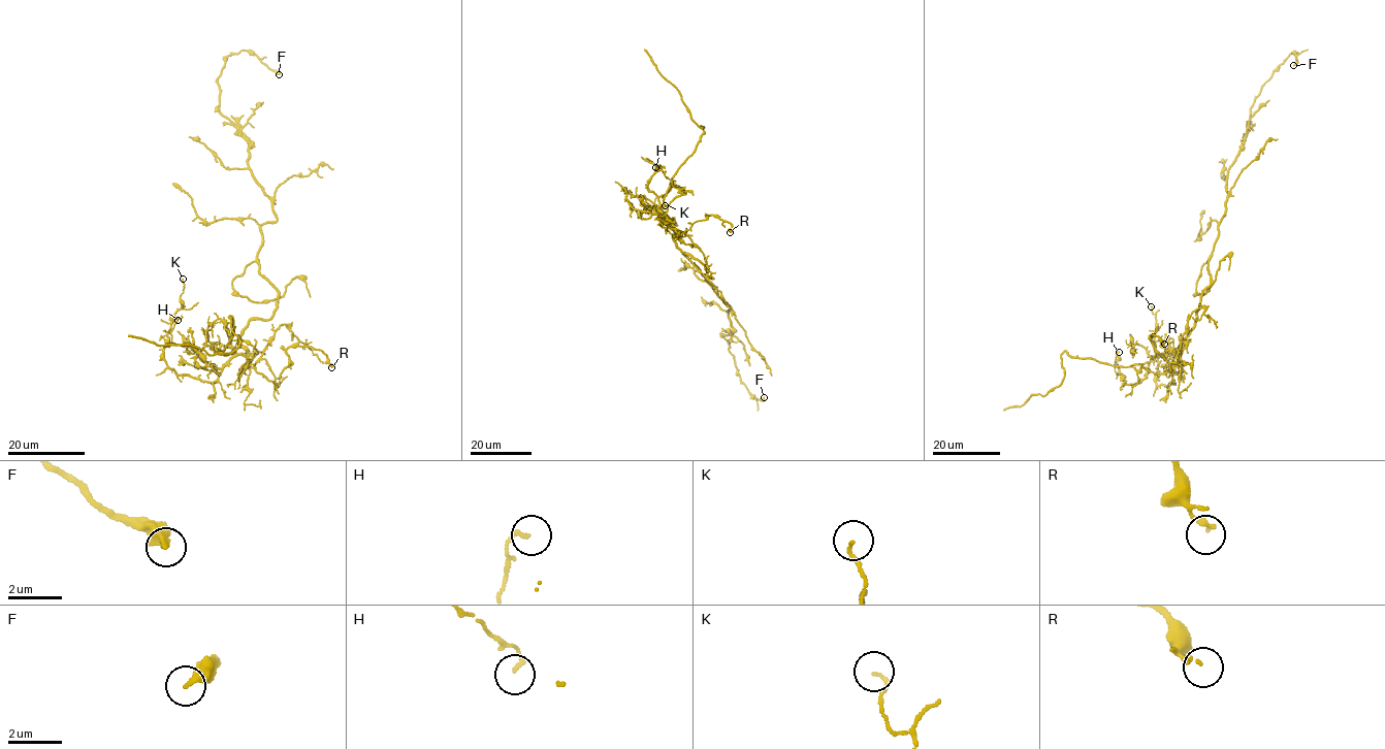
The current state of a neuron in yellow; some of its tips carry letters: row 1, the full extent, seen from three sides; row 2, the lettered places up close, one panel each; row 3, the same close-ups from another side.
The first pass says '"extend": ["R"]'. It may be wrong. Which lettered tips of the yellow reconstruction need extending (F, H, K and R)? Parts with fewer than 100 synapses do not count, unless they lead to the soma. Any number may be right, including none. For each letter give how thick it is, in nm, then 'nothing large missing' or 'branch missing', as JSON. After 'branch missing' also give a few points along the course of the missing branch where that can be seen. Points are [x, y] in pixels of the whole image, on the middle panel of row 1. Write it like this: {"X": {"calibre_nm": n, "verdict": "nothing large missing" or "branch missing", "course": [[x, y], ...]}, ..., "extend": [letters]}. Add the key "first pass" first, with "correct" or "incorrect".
{"first pass": "incorrect", "F": {"calibre_nm": 320, "verdict": "nothing large missing"}, "H": {"calibre_nm": 120, "verdict": "nothing large missing"}, "K": {"calibre_nm": 110, "verdict": "nothing large missing"}, "R": {"calibre_nm": 170, "verdict": "nothing large missing"}, "extend": []}

